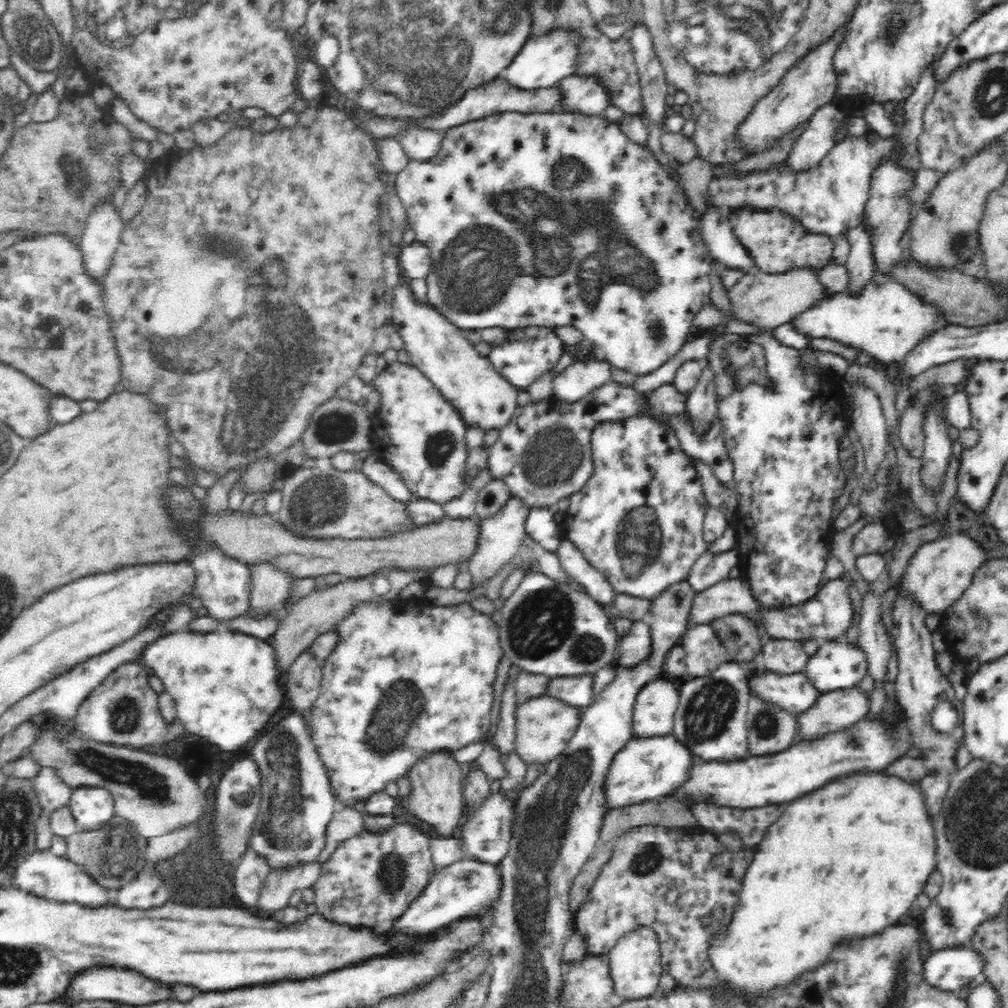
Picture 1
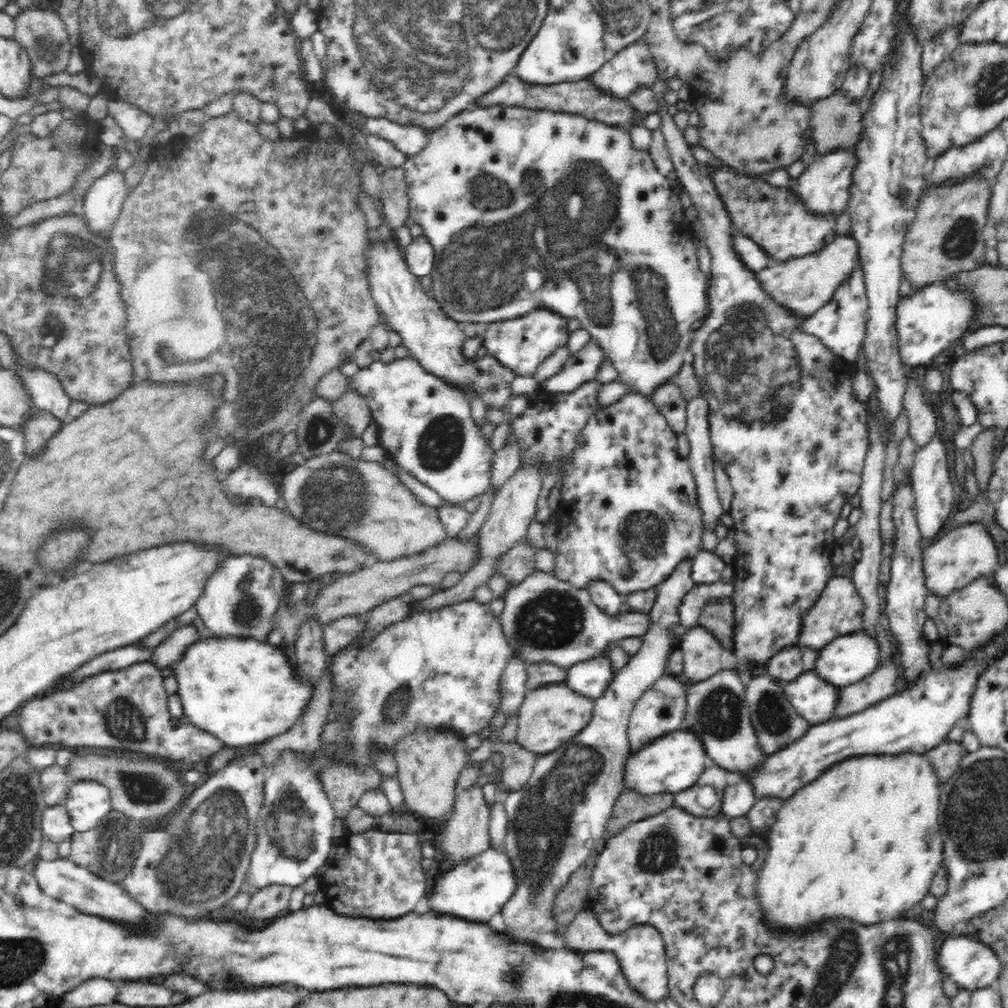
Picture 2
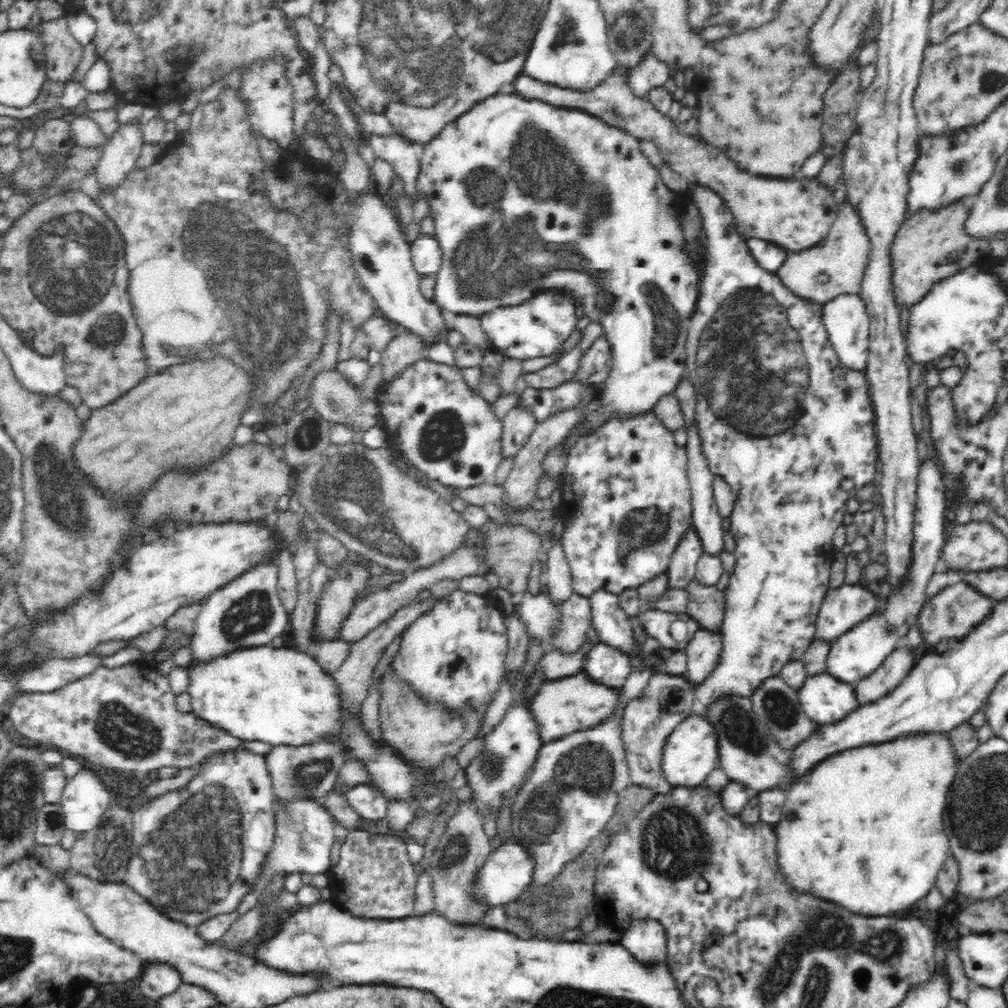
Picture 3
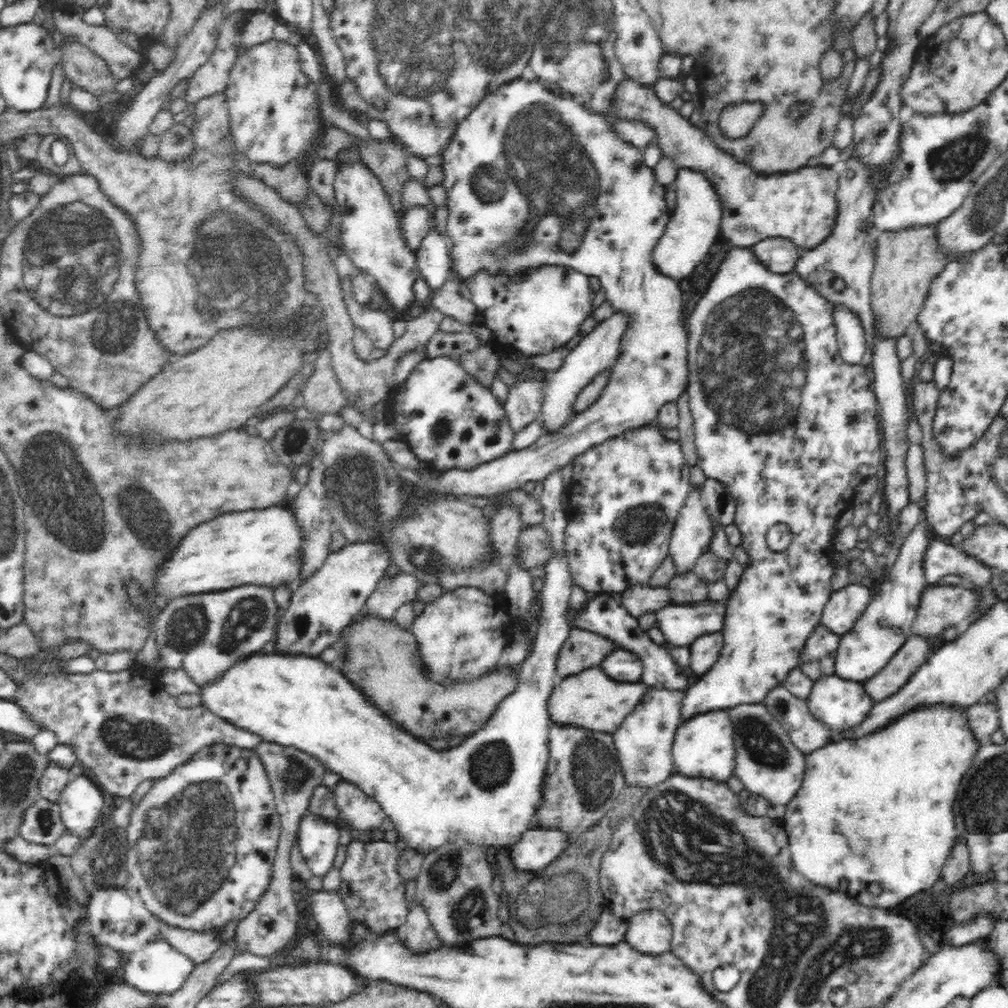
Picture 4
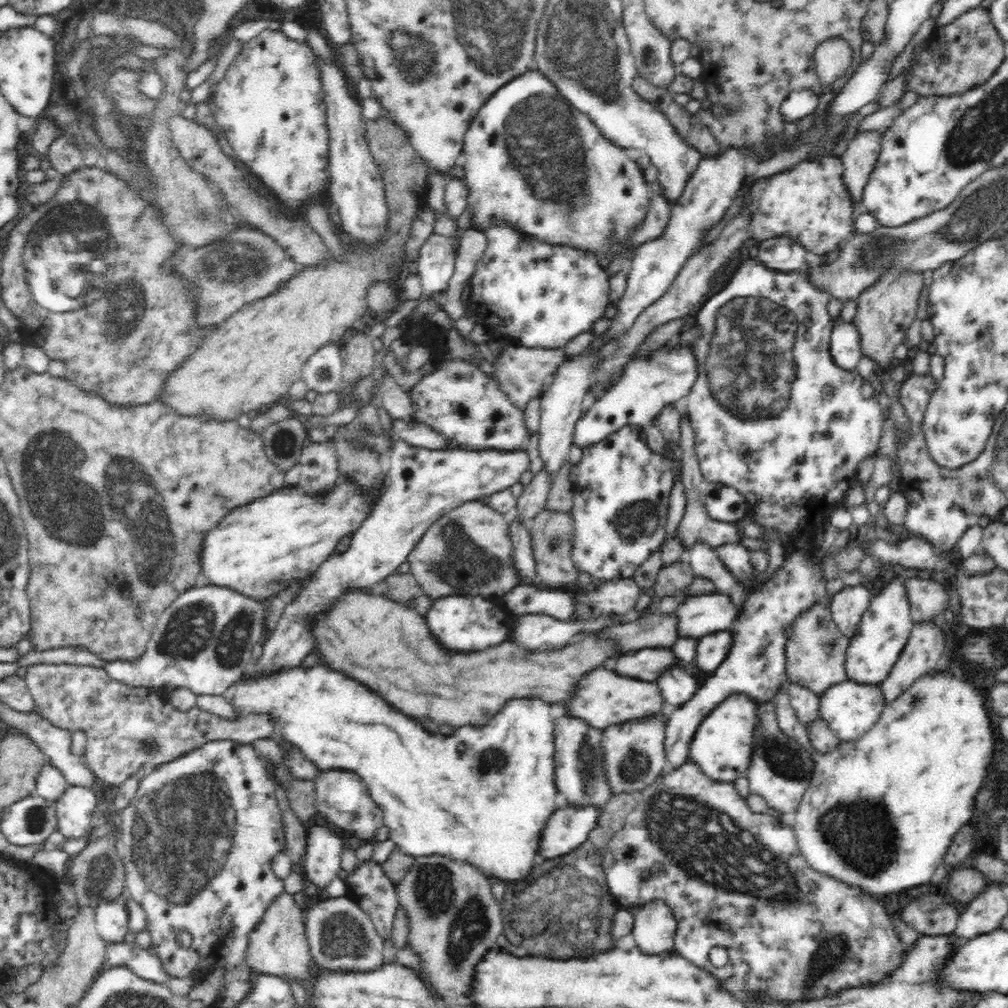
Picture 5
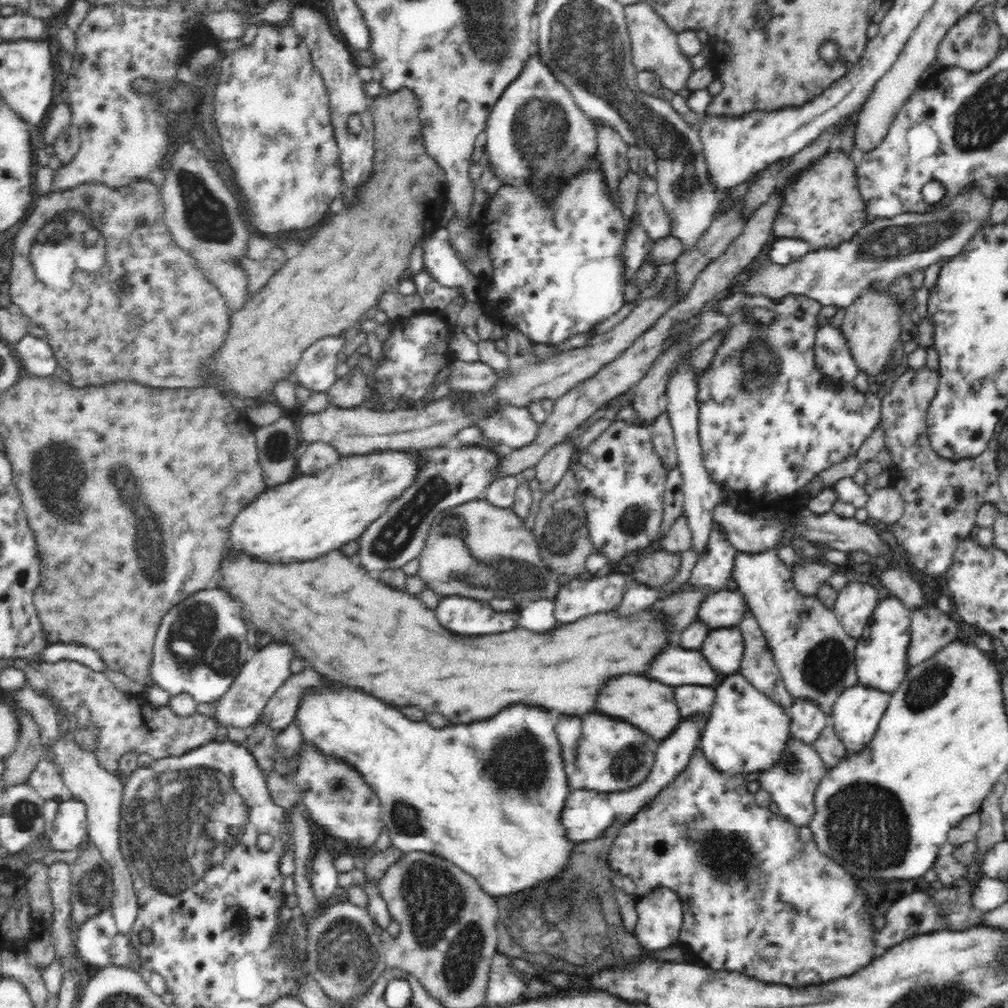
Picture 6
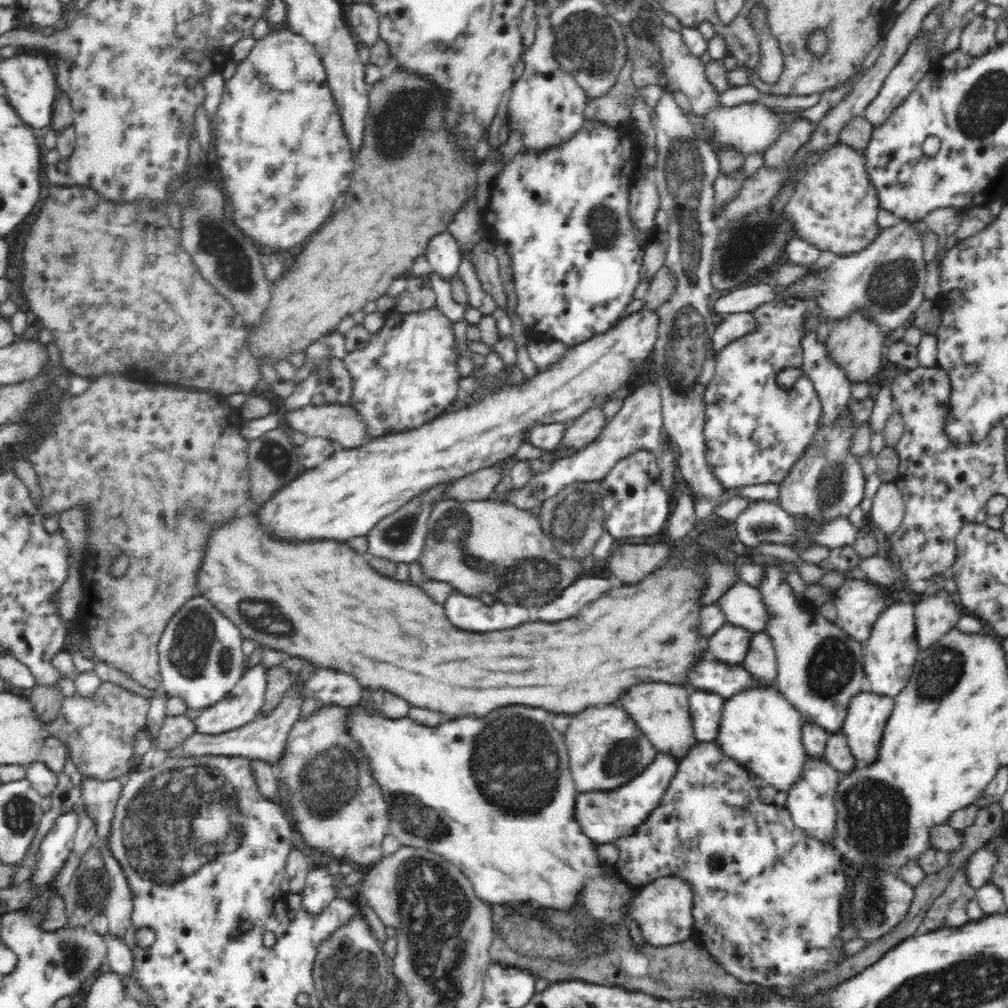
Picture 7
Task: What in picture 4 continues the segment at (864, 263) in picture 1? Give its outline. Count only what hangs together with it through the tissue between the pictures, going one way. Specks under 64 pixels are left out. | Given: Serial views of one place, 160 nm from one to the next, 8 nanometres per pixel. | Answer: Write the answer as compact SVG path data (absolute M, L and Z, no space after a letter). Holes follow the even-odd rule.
M837 303L831 312L836 331L837 347L841 360L851 366L862 364L866 354L866 332L860 315L852 311L848 305Z

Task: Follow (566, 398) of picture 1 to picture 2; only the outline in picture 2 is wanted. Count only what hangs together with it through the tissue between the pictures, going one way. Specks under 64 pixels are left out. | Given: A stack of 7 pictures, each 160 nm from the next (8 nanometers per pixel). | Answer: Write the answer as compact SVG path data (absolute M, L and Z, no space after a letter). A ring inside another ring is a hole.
M590 339L578 352L570 354L562 368L540 384L548 393L570 394L582 384L592 382L598 376L598 368L605 358L605 352Z

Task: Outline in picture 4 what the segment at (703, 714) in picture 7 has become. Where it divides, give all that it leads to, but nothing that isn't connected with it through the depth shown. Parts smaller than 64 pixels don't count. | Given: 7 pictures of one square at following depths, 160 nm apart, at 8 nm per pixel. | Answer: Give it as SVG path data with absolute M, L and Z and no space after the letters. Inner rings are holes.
M594 594L589 602L573 617L572 628L582 628L607 638L617 648L624 649L636 655L642 663L642 676L640 682L648 687L670 687L670 689L688 688L688 667L678 667L668 649L664 645L656 644L648 637L647 631L640 628L638 619L632 616L624 605L616 602L608 594Z

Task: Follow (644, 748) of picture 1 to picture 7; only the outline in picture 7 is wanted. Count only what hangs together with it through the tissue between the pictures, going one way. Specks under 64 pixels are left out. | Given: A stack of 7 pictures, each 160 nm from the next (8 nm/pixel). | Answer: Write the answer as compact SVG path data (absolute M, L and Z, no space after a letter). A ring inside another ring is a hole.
M744 687L723 699L713 744L725 758L754 772L765 783L786 792L799 777L807 752L801 743L800 711L774 687Z

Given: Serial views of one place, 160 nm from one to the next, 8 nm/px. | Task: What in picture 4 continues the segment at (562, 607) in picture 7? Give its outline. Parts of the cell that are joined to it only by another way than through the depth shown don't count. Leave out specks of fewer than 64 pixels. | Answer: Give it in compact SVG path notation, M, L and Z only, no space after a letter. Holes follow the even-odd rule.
M645 584L631 587L631 590L622 593L621 599L620 604L637 619L673 604L671 591L666 587L651 588Z

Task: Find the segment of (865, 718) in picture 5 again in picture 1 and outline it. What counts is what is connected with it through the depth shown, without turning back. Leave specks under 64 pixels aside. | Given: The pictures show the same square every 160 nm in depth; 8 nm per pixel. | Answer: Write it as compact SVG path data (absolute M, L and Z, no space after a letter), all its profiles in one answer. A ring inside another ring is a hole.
M757 669L754 674L747 674L746 679L750 695L794 715L810 708L821 694L809 684L804 672L778 675L767 669L762 672Z

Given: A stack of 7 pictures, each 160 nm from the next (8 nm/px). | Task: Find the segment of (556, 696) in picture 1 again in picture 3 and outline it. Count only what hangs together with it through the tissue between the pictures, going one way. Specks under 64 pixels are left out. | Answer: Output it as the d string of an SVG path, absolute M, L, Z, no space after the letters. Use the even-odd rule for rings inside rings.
M594 641L586 654L583 672L592 682L618 689L633 669L634 661L620 649Z

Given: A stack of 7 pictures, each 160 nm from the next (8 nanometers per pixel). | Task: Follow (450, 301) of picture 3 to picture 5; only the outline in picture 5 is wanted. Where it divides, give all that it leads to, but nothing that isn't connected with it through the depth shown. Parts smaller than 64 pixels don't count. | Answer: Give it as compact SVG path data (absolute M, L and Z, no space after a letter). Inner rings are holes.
M531 67L526 74L514 78L499 90L496 90L488 98L488 102L476 112L476 116L472 118L472 122L470 122L464 136L461 138L461 156L458 162L459 164L462 163L462 182L464 182L466 190L468 190L468 198L466 198L468 204L465 207L470 212L468 228L486 235L490 228L505 224L513 232L517 232L521 240L527 240L527 242L531 240L531 242L543 242L543 244L560 246L560 248L571 248L576 252L581 252L581 254L589 254L589 256L595 256L596 258L608 258L610 262L616 260L621 254L623 256L623 266L628 267L629 270L630 264L634 260L634 256L636 256L636 247L634 245L628 247L626 244L630 242L630 236L634 236L638 232L638 226L644 224L644 220L646 220L646 216L650 212L650 206L652 206L650 186L648 186L648 182L644 178L644 169L636 161L632 160L622 150L622 147L609 141L586 114L569 105L569 102L562 98L556 90L552 82L548 82L540 72L532 72ZM682 337L676 341L666 339L655 347L642 349L640 345L613 383L581 414L573 430L574 446L586 449L622 430L624 426L640 428L646 424L654 424L657 415L666 405L672 405L678 398L684 398L690 392L697 374L693 346L688 345L688 341L682 341ZM395 438L390 448L390 469L386 473L383 494L379 495L378 502L372 508L368 518L362 522L360 528L351 534L348 550L341 553L333 553L328 560L322 562L304 582L295 589L286 606L280 620L276 622L274 630L264 642L264 655L260 662L256 663L248 673L248 677L265 675L270 671L282 670L300 666L312 650L317 651L318 639L314 636L314 624L328 614L341 599L353 591L374 592L384 583L384 580L395 574L395 570L408 560L408 554L414 550L414 546L438 518L448 514L457 506L466 501L481 501L494 492L504 492L512 484L518 484L520 478L530 470L532 458L525 448L513 451L498 450L426 450L424 448L412 448L400 439Z

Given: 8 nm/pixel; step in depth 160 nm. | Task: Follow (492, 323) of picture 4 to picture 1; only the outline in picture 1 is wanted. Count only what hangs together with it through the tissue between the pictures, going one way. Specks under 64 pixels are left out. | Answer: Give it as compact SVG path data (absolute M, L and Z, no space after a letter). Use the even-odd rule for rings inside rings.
M529 327L514 332L512 342L494 346L488 357L505 380L519 391L522 388L528 389L532 382L546 376L556 366L560 354L564 351L564 346L565 344L558 338L555 330Z

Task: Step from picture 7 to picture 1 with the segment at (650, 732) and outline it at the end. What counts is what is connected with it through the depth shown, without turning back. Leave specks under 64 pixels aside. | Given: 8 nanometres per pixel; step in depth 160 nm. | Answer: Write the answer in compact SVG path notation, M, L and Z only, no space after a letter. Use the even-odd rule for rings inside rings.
M548 695L532 698L515 708L515 752L526 765L546 766L564 752L580 722L581 710L566 706Z

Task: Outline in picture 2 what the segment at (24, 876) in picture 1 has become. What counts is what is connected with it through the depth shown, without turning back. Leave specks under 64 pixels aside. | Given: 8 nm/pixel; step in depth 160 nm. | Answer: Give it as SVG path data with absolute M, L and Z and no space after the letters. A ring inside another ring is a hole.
M38 856L31 864L34 866L34 870L31 870L32 877L35 878L39 892L49 898L75 906L85 914L118 919L118 921L128 922L130 925L137 925L151 916L148 911L125 893L119 883L98 877L97 874L78 866L68 857L59 856L55 859L45 859Z

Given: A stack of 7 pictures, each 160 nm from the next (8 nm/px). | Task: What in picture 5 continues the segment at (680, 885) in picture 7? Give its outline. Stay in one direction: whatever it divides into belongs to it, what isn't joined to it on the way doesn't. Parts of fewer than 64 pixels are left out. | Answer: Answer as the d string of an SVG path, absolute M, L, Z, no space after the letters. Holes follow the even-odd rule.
M660 900L635 907L632 936L644 954L673 952L677 922L667 904Z

